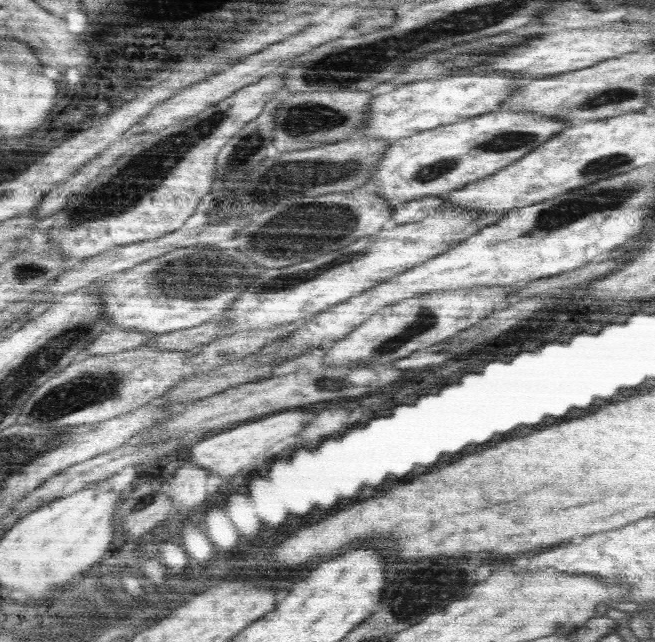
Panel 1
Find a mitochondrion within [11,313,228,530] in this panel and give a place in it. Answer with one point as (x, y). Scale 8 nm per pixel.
(88, 389)

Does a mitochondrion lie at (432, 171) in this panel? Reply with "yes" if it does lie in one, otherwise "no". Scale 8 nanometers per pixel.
yes

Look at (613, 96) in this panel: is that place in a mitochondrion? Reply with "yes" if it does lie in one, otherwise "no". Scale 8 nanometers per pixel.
yes

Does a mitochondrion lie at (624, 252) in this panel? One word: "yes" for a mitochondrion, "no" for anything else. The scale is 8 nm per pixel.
no

